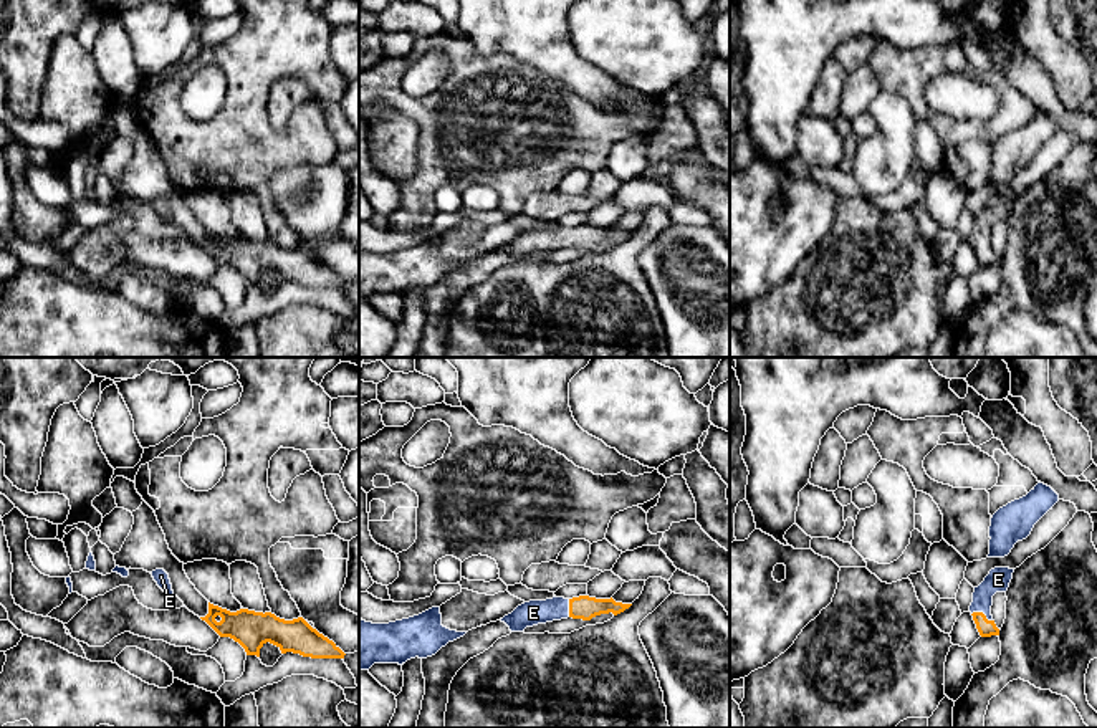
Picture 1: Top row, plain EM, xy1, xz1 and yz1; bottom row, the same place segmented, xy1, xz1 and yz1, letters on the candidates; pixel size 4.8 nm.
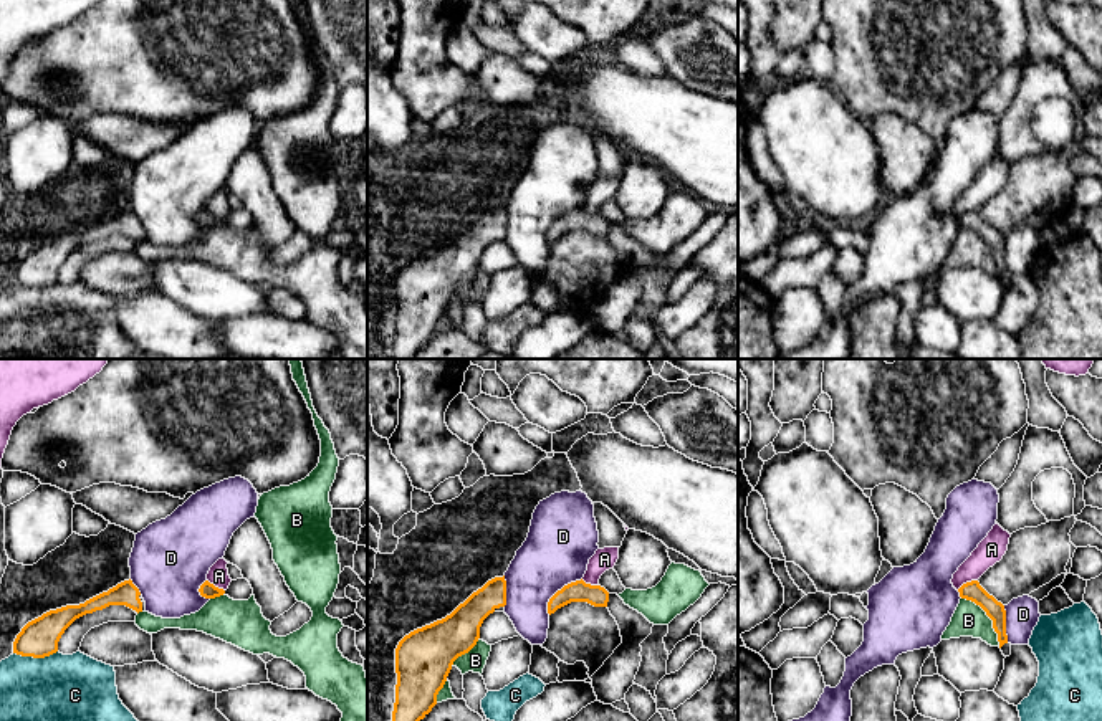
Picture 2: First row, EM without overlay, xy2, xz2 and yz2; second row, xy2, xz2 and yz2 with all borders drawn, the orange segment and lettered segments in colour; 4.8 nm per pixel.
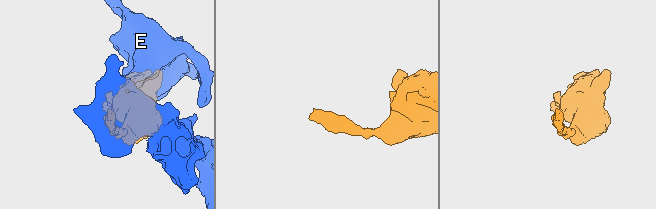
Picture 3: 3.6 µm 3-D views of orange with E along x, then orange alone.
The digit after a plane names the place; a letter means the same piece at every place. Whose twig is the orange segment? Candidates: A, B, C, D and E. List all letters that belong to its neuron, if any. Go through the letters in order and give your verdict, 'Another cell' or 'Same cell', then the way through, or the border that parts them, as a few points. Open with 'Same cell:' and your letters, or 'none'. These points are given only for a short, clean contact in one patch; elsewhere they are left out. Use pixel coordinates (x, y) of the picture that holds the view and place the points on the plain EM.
Same cell: E
A: Another cell. Boundary: yz2 (977, 209), (967, 210), (957, 219)
B: Another cell
C: Another cell
D: Another cell
E: Same cell

